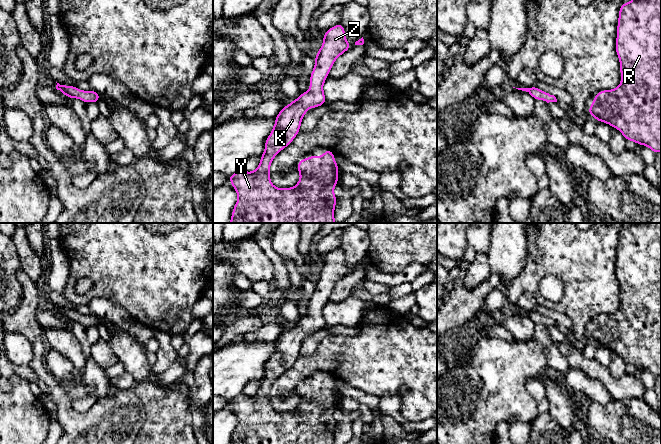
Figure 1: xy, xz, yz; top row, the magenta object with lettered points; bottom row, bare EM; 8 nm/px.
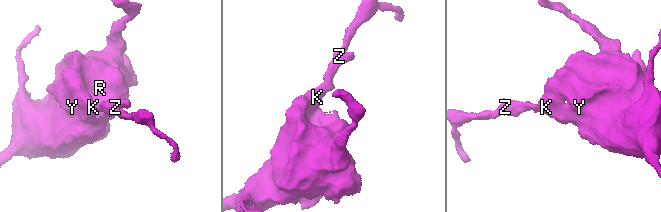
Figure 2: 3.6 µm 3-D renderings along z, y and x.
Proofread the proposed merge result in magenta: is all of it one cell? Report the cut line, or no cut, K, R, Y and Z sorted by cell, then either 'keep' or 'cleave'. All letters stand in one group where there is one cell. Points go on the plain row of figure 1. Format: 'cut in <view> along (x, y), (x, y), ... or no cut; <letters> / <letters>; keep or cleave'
no cut; K R Y Z; keep

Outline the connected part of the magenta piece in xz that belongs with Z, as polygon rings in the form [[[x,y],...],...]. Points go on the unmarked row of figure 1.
[[[341,247],[325,255],[323,268],[315,279],[315,290],[310,299],[309,315],[300,317],[298,323],[286,329],[277,338],[272,356],[266,362],[265,374],[257,393],[253,396],[241,393],[228,400],[238,419],[231,444],[335,444],[334,434],[337,422],[333,414],[338,408],[339,391],[330,373],[325,373],[323,380],[311,379],[309,382],[301,383],[296,389],[296,393],[300,396],[300,404],[296,410],[291,412],[280,413],[271,407],[270,388],[274,381],[286,372],[300,356],[301,346],[307,334],[322,330],[327,326],[323,308],[335,284],[351,272],[352,270],[346,265],[345,252]]]

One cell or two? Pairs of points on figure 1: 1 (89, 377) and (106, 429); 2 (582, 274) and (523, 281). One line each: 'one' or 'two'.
1: two
2: one

